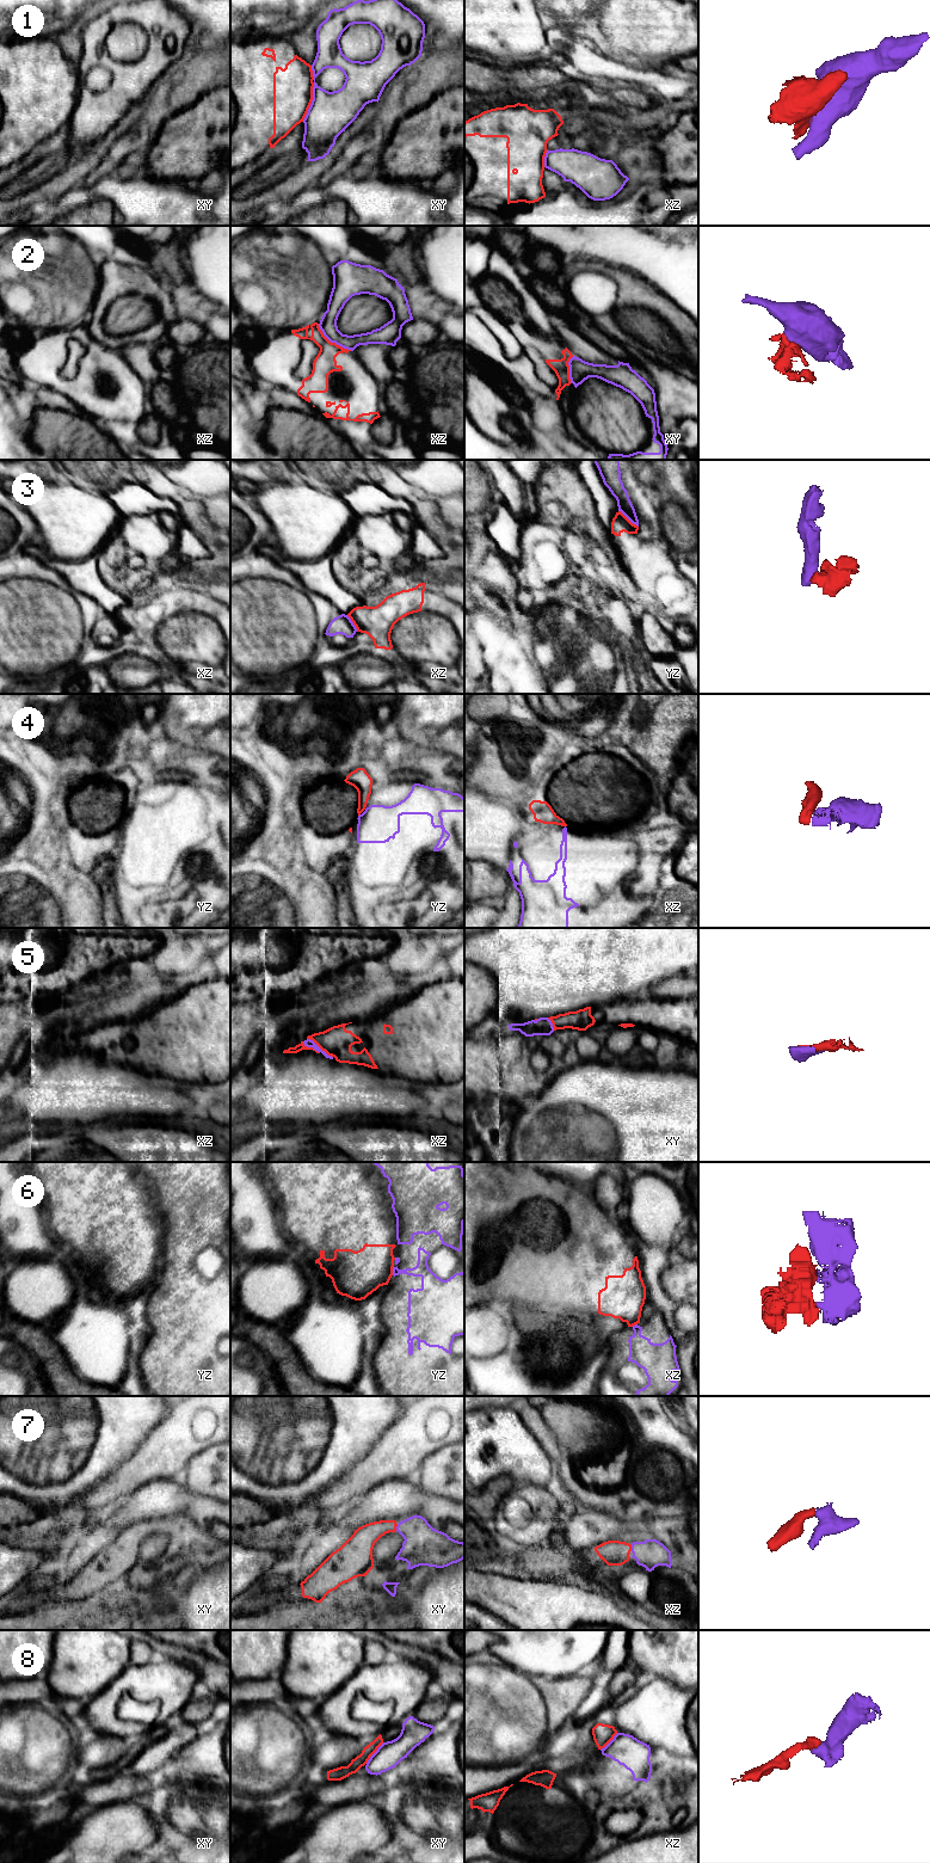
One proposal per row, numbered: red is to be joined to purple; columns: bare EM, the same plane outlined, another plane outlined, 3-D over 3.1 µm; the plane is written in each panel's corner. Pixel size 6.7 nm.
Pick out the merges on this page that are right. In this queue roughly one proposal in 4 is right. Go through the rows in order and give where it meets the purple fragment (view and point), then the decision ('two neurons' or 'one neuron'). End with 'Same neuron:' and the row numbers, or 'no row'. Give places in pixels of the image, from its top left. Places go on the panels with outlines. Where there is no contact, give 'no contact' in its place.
1: contact xy (312, 102); two neurons
2: contact xz (332, 342); two neurons
3: contact yz (628, 518); two neurons
4: no contact; two neurons
5: contact xz (319, 1047); one neuron
6: contact yz (393, 1271); two neurons
7: contact xy (396, 1528); one neuron
8: contact xy (374, 1753); two neurons
Same neuron: 5, 7

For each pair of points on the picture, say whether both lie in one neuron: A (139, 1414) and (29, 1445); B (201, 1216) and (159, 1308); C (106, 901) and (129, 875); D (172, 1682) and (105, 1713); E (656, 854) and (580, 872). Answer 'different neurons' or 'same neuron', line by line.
A: same neuron
B: same neuron
C: different neurons
D: same neuron
E: same neuron

